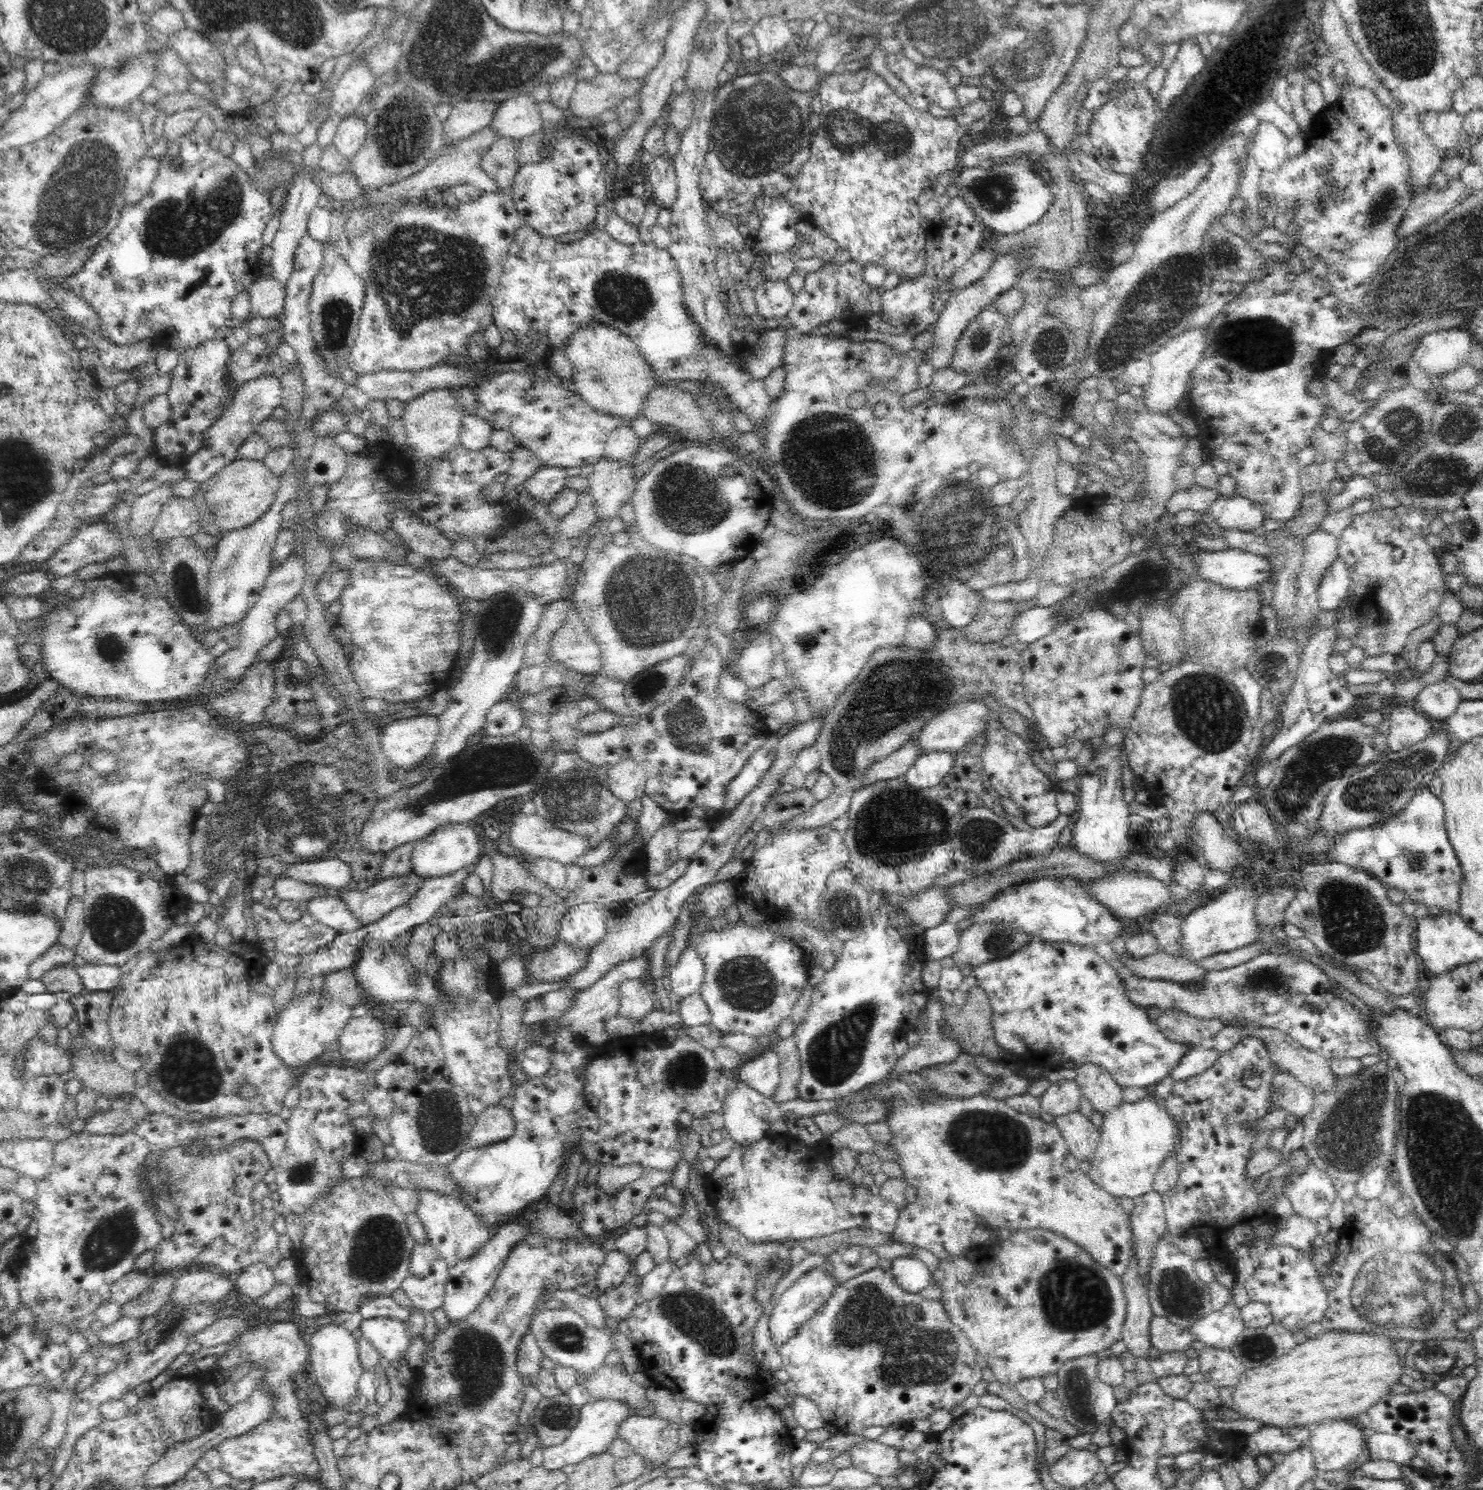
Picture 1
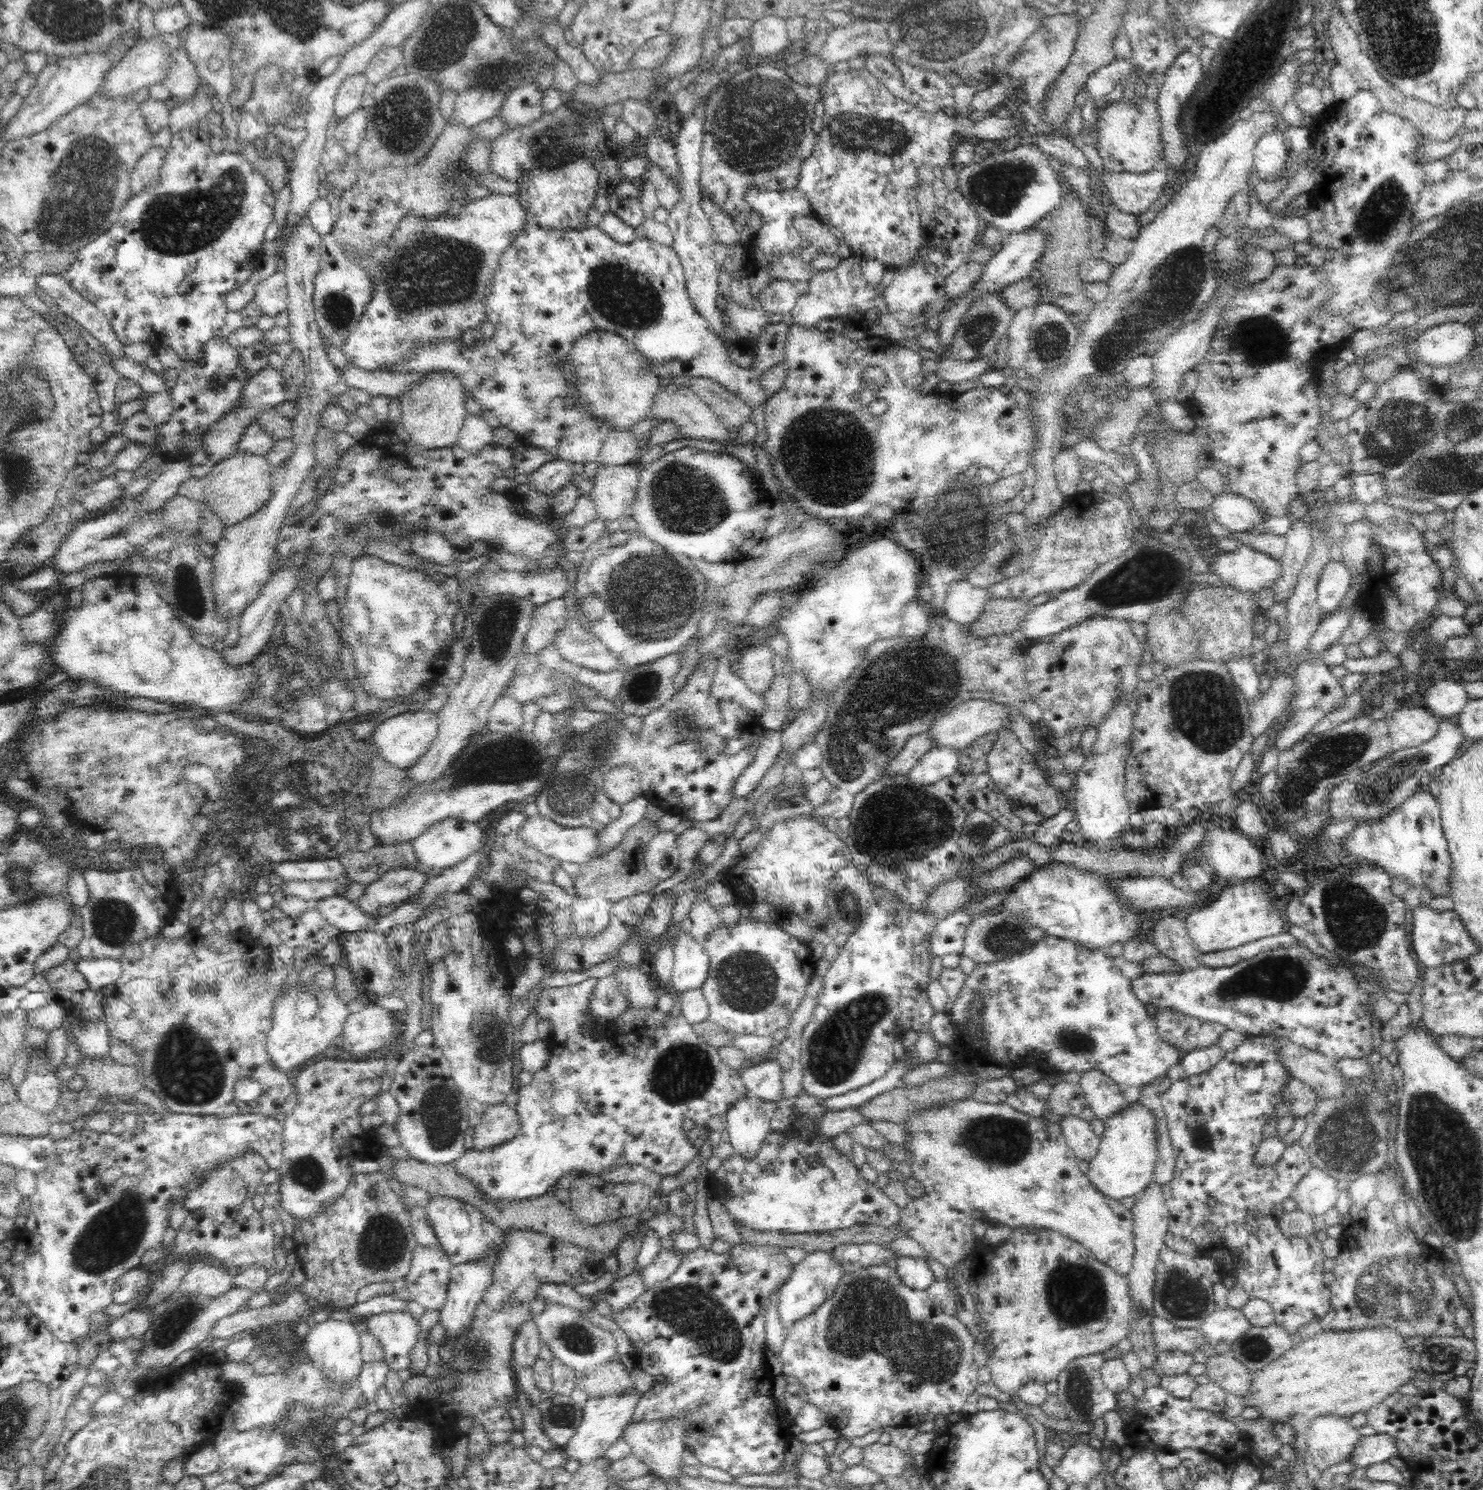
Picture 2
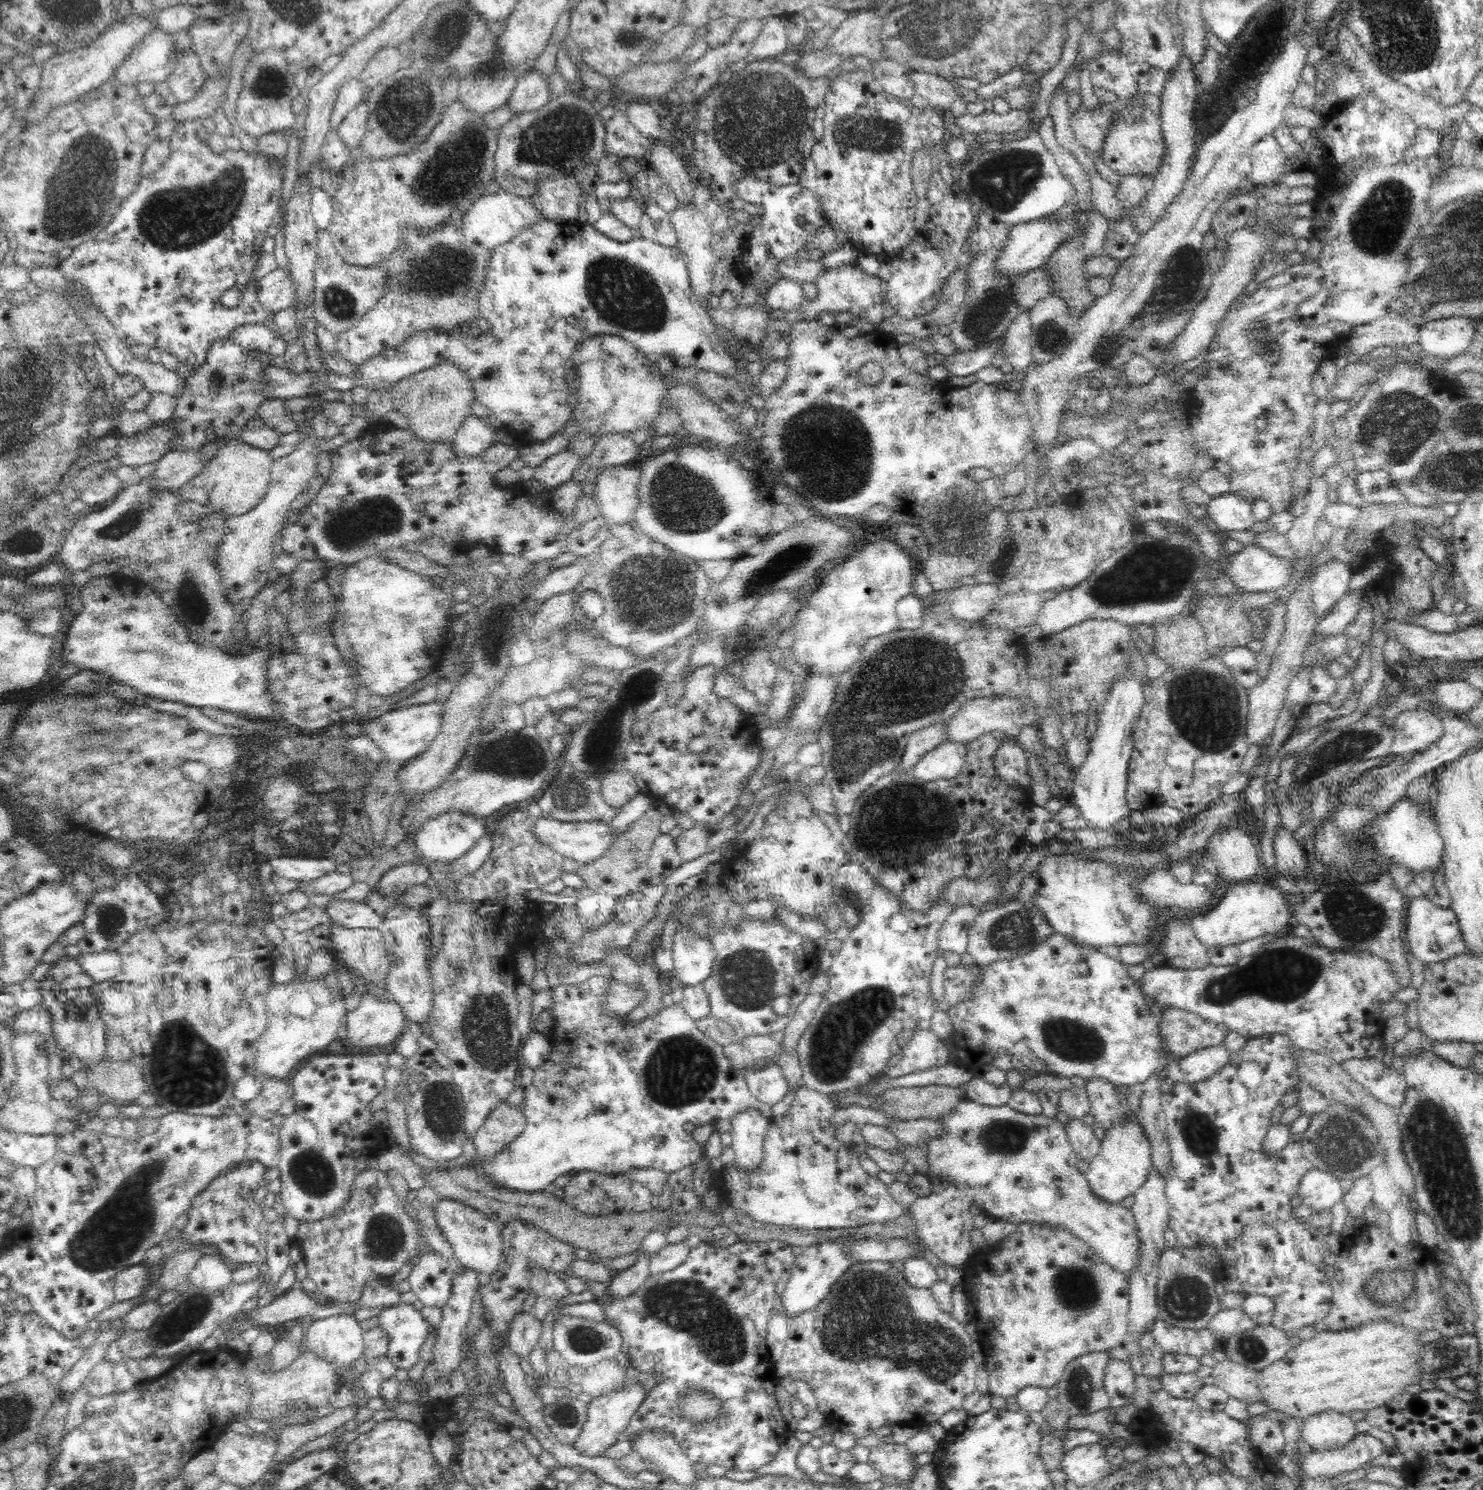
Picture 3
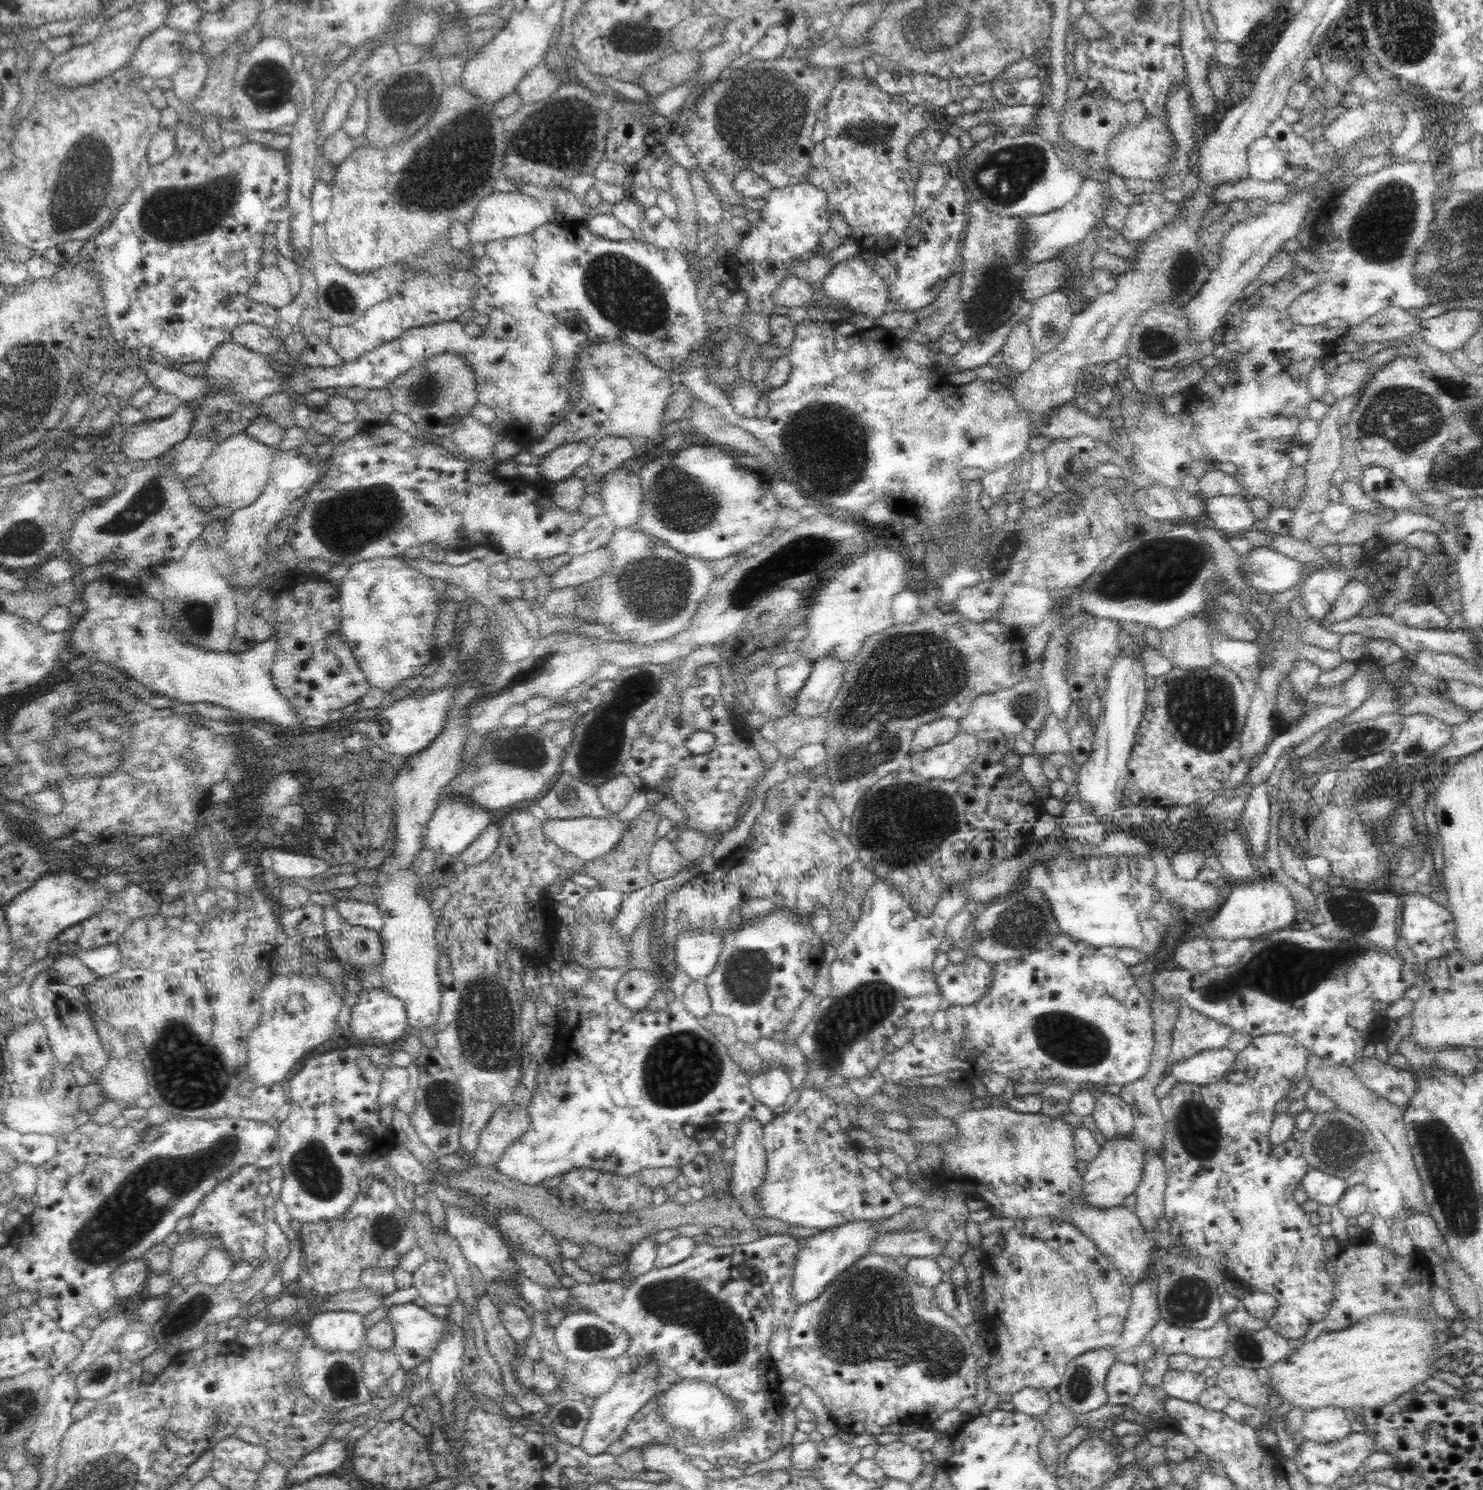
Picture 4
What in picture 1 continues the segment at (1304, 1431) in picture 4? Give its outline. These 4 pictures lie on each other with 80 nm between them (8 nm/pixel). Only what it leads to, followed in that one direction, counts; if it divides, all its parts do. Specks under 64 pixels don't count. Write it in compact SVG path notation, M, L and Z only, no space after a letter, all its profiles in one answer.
M1323 1420L1318 1421L1313 1427L1310 1438L1307 1442L1314 1465L1320 1473L1328 1471L1346 1470L1346 1466L1354 1464L1364 1450L1365 1437L1362 1430L1342 1420Z

